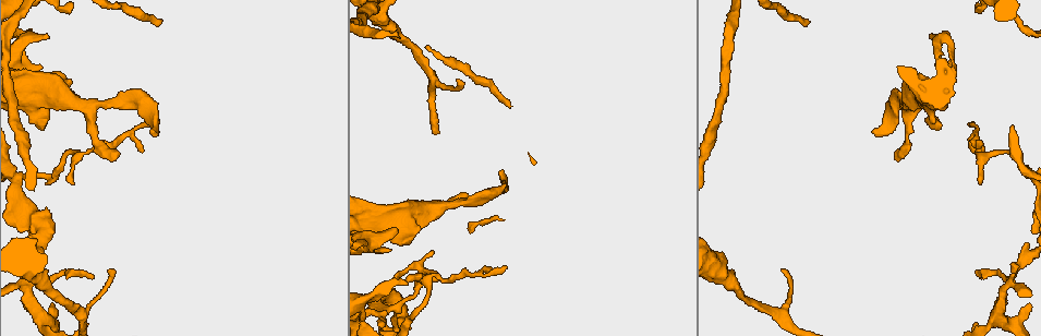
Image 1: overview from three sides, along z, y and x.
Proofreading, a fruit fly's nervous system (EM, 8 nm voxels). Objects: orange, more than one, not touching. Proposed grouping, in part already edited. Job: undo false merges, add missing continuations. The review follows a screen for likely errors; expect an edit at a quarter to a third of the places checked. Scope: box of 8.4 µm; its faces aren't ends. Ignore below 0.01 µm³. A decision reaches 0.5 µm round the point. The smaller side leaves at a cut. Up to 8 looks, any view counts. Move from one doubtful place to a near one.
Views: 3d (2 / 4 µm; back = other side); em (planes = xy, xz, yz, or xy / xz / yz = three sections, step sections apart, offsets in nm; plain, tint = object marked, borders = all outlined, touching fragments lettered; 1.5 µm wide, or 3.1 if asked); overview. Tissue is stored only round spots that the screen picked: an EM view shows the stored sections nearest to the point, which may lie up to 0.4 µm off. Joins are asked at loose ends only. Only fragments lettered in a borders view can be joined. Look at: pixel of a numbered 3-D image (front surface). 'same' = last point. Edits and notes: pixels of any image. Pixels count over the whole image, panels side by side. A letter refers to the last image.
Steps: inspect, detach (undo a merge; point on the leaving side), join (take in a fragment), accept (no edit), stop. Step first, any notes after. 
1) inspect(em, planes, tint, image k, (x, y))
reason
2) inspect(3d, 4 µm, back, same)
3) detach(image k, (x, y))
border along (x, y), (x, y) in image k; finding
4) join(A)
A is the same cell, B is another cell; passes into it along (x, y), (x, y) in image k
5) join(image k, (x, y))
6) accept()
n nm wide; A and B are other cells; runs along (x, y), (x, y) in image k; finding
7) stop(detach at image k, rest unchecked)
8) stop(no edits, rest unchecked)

inspect(3d, 2 µm, image 1, (163, 21))
an open end

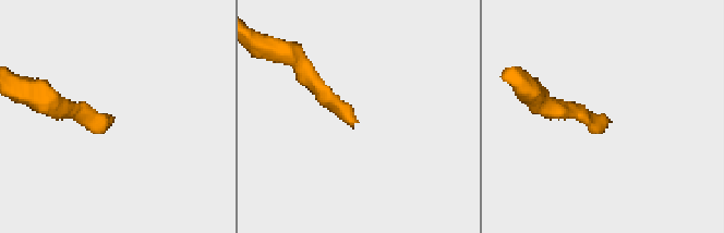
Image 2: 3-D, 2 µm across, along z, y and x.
inspect(em, planes, borders, image 2, (604, 117))
now the EM

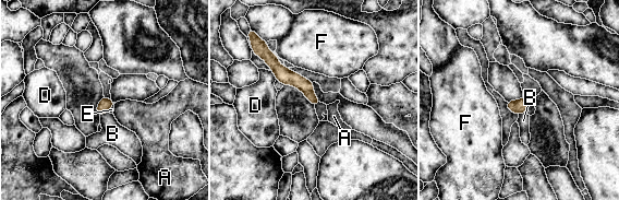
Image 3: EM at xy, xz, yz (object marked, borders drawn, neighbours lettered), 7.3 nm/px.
join(E)
E is the same cell, A, B, D and F are other cells; passes into it along (520, 106), (529, 106), (531, 110) in image 3; it goes on there

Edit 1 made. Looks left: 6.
inspect(em, xy, step 8, borders, image 1, (396, 231))
an open end

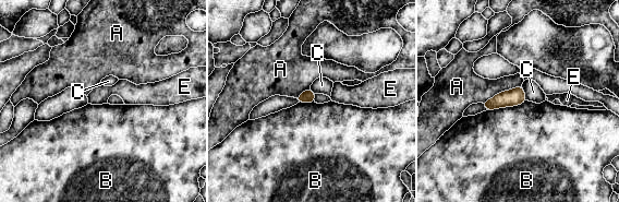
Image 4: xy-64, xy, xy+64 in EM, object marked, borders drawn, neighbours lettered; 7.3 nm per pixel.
inspect(em, planes, borders, same)
another direction

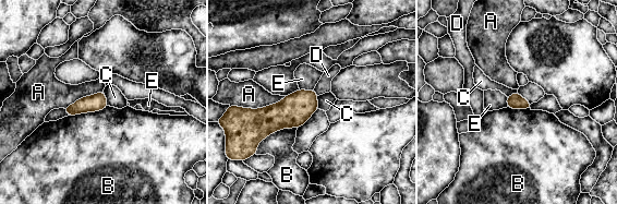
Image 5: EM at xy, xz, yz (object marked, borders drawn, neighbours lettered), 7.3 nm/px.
accept()
A, B, C, D and E are other cells; no lettered fragment goes on from it

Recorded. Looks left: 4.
inspect(em, planes, tint, image 1, (907, 141))
narrows sharply

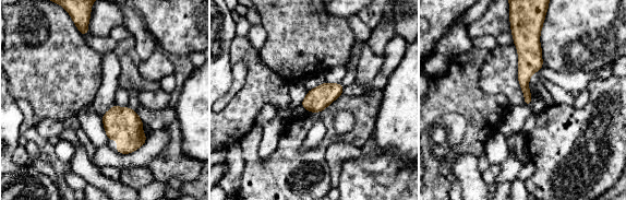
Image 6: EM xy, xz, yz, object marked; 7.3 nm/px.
inspect(em, planes, borders, same)

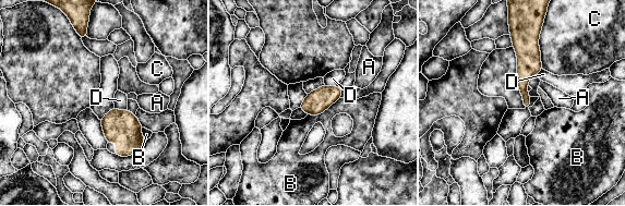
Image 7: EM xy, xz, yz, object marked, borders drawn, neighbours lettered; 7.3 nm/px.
accept()
A, B, C and D are other cells; border along (325, 84), (338, 86) in image 7; continuous, no second cell

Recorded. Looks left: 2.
stop(join at image 3, rest unchecked)

